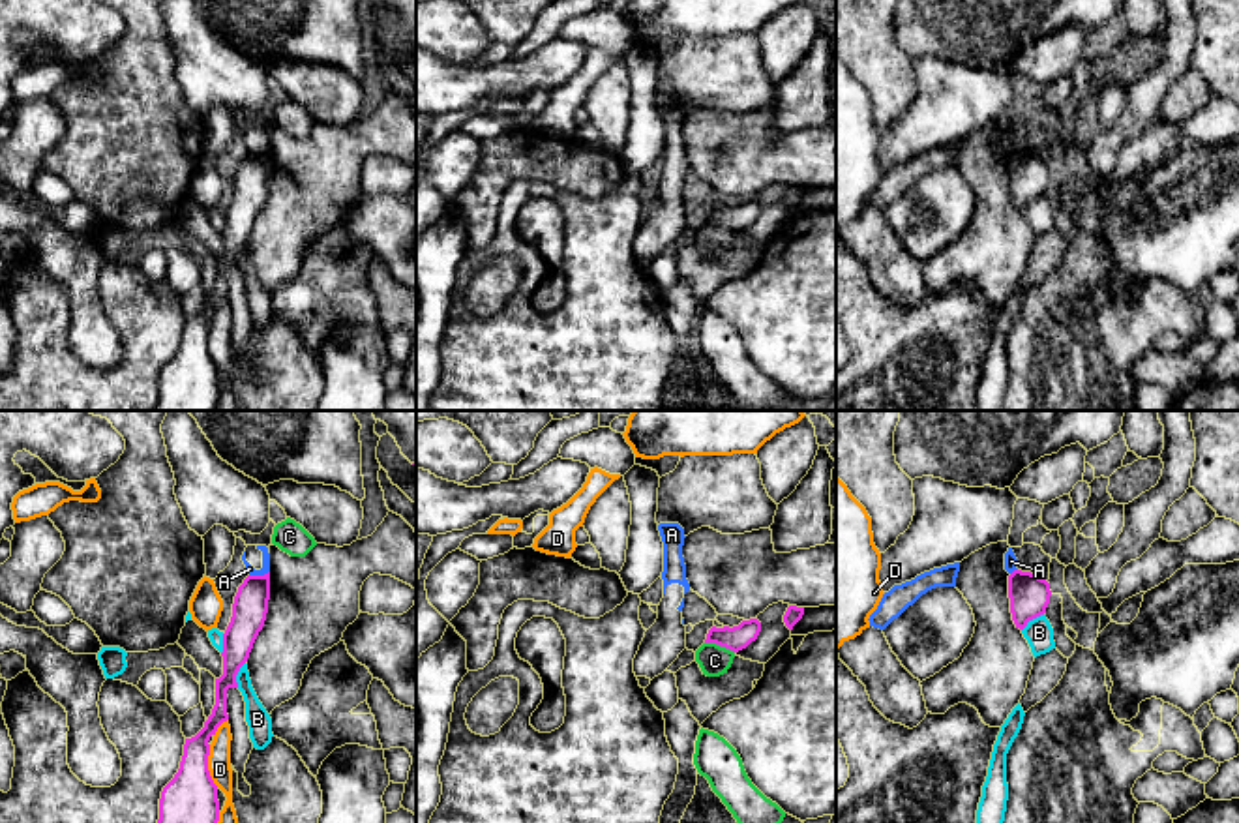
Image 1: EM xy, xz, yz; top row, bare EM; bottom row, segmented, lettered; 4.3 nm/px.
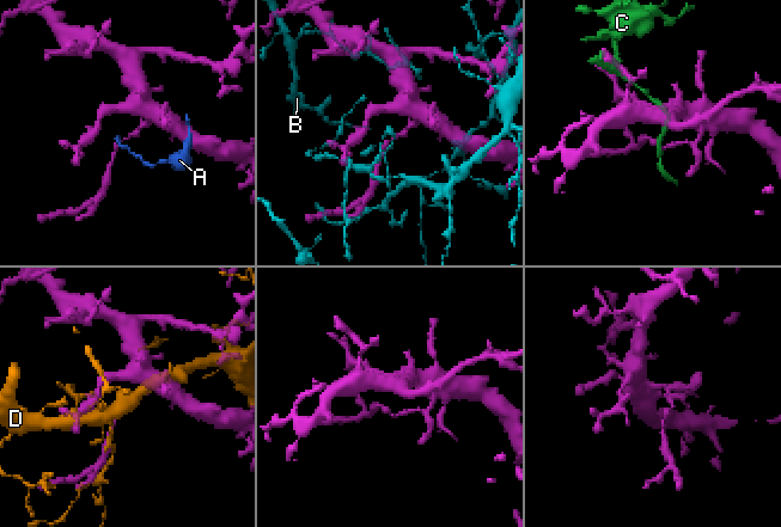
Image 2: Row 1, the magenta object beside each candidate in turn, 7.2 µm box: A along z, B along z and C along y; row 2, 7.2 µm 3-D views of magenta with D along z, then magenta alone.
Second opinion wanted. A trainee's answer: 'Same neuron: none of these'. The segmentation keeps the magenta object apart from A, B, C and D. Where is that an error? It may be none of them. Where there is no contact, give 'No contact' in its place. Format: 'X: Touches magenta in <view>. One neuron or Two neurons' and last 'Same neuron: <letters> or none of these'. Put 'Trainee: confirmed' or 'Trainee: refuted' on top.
Trainee: confirmed
A: Touches magenta in xy. Two neurons
B: Touches magenta in xy. Two neurons
C: Touches magenta in xz. Two neurons
D: Touches magenta in xy. Two neurons
Same neuron: none of these

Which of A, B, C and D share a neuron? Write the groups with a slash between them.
A / B / C / D

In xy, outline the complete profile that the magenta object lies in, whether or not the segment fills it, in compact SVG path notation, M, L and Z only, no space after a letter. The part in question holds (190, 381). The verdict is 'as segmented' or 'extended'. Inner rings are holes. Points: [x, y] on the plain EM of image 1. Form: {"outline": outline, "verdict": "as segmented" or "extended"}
{"outline": "M270 152L247 156L238 167L232 197L223 214L223 255L216 259L216 285L204 307L186 319L180 349L161 371L156 411L216 411L217 407L219 381L217 366L208 351L208 321L229 300L227 270L238 268L236 255L264 206L268 180Z", "verdict": "as segmented"}

